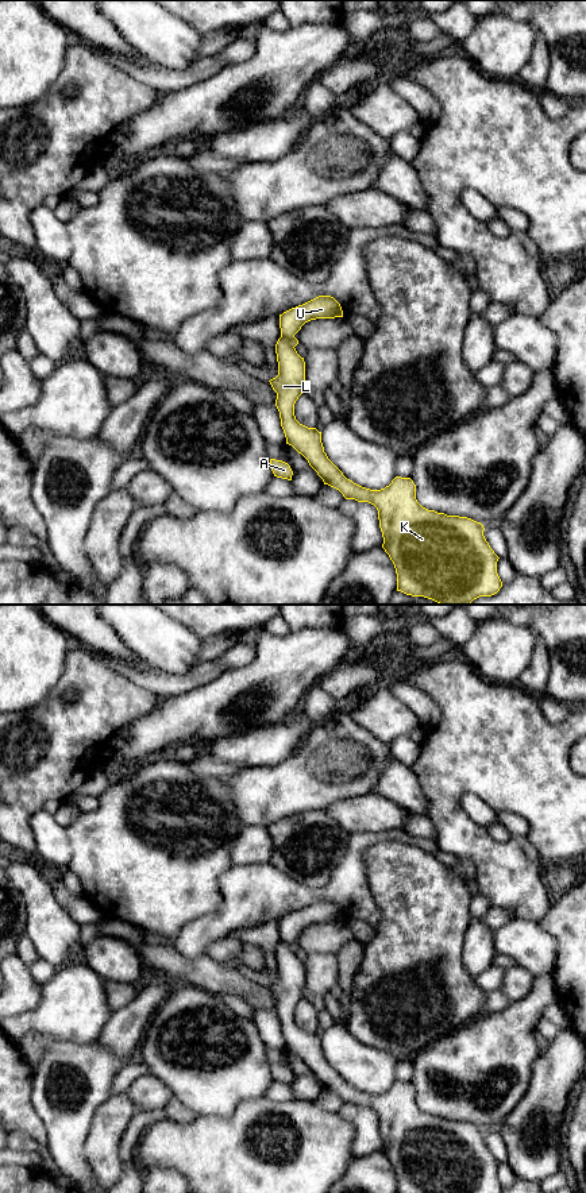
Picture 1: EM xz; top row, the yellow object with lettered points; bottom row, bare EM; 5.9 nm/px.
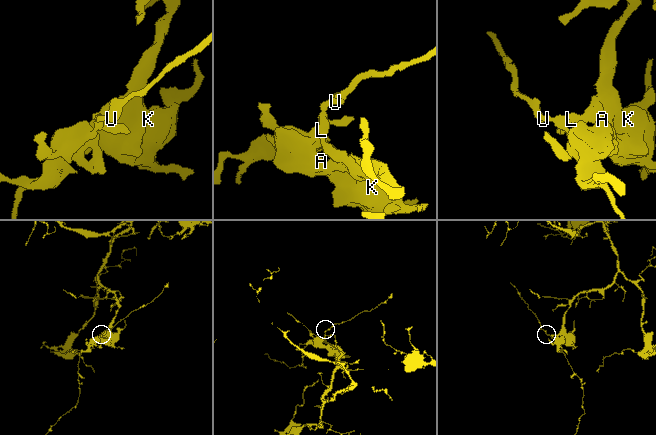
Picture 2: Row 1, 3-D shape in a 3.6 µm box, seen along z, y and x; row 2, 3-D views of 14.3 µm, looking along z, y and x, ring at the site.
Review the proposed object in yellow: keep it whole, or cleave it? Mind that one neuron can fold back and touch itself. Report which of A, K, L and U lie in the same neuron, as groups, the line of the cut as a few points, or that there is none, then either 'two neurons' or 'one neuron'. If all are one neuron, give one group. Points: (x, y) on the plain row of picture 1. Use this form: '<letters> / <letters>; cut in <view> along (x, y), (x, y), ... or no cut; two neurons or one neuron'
A K L / U; cut in xz along (281, 941), (293, 952); two neurons

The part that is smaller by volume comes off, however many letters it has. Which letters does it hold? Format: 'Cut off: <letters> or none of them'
Cut off: U

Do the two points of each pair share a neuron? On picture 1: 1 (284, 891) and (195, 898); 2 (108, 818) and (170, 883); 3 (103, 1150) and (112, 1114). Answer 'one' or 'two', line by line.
1: two
2: one
3: one

